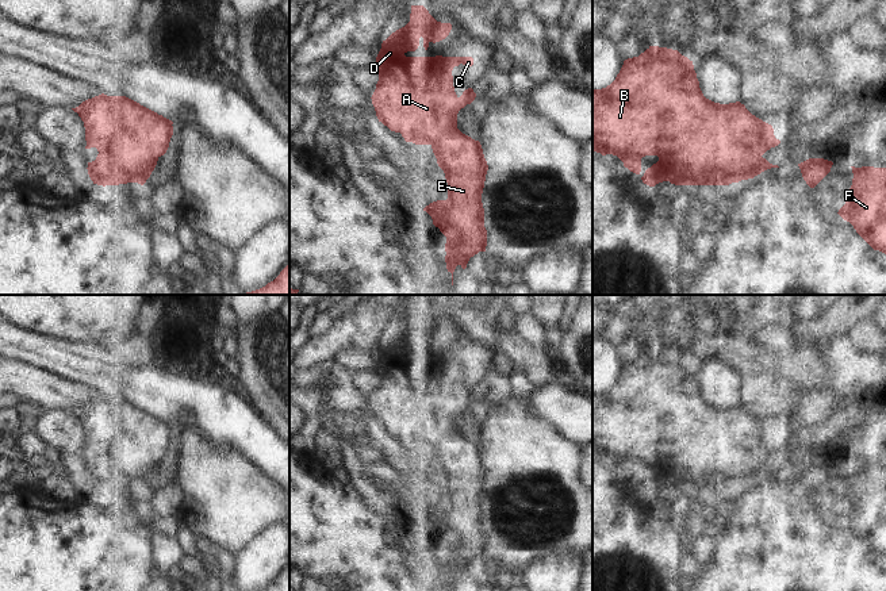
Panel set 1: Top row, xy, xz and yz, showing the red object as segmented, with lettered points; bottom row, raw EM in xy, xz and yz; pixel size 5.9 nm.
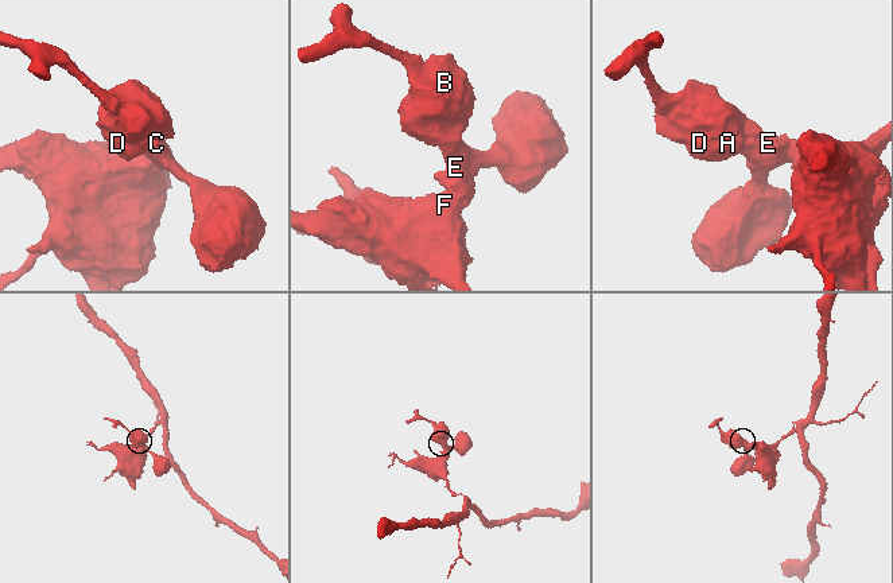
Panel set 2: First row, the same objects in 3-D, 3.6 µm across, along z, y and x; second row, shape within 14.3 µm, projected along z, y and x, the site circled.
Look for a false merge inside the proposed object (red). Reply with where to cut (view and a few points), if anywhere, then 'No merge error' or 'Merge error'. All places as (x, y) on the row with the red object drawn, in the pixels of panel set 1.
No split. No merge error.

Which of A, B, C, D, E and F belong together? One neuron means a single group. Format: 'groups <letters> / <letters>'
groups A B C D E F

